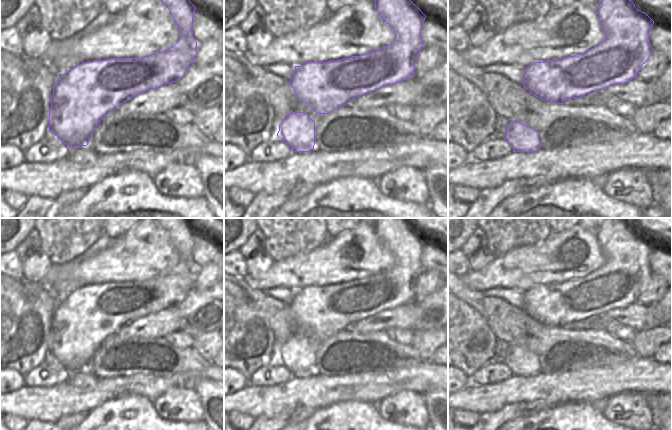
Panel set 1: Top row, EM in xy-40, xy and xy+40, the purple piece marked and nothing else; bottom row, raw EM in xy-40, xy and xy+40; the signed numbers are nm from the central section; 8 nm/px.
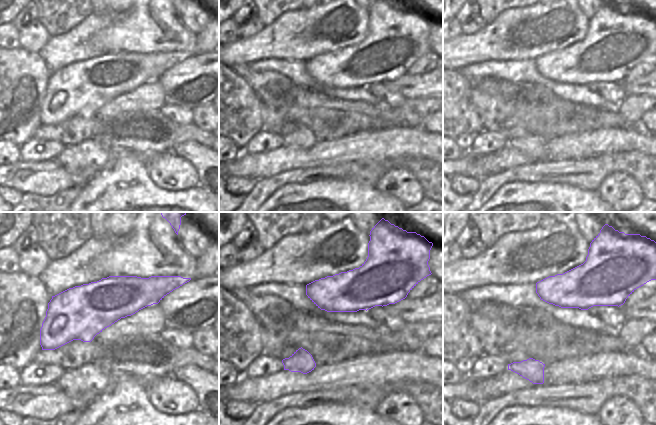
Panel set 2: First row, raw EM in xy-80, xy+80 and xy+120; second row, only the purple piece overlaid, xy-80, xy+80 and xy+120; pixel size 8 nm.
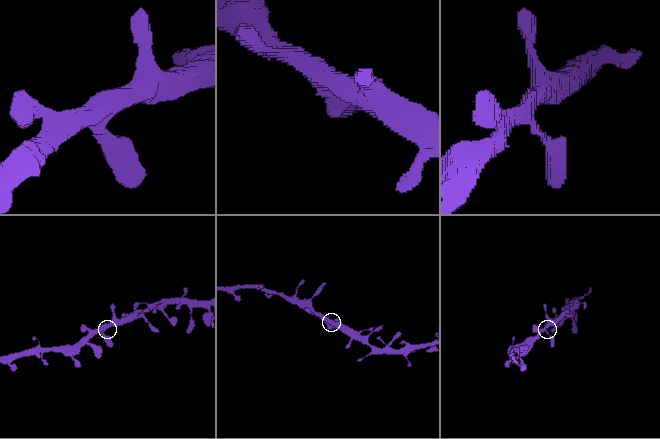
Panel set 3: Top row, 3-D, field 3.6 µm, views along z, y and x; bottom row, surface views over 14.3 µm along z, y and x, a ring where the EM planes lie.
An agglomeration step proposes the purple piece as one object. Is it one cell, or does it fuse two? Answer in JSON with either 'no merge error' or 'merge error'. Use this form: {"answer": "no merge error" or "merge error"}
{"answer": "no merge error"}

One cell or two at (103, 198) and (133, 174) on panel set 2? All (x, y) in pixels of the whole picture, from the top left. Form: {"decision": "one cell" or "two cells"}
{"decision": "one cell"}

